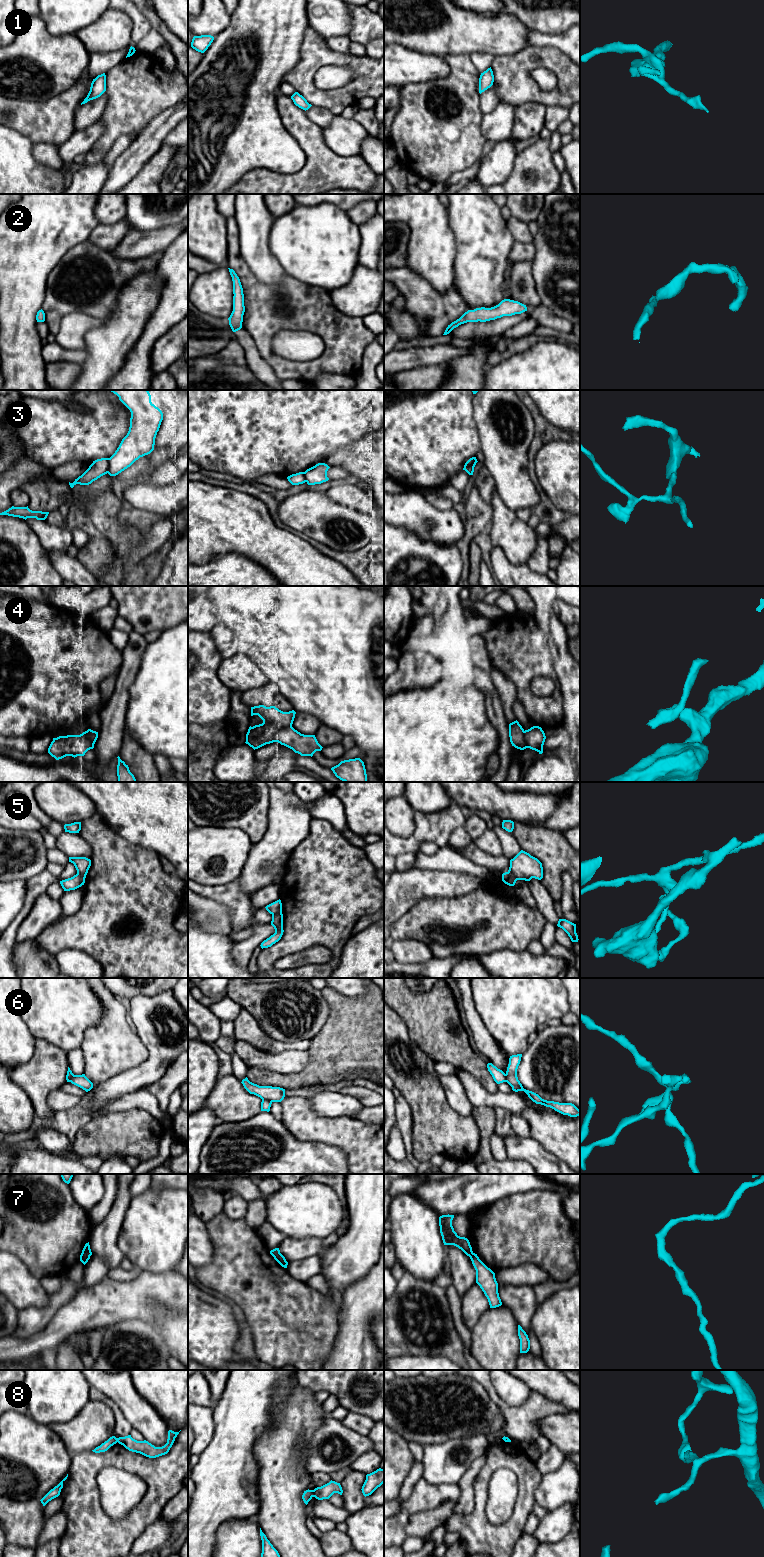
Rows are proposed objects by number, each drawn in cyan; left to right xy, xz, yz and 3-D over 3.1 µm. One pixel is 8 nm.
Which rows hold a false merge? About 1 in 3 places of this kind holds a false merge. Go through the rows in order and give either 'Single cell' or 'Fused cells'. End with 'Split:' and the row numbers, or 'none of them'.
1: Single cell
2: Single cell
3: Fused cells
4: Fused cells
5: Fused cells
6: Fused cells
7: Single cell
8: Fused cells
Split: 3, 4, 5, 6, 8

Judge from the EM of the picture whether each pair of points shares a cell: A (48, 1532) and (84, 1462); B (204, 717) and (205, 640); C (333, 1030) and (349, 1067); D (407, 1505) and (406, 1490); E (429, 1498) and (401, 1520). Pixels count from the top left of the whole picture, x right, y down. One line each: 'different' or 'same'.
A: different
B: same
C: same
D: different
E: same

